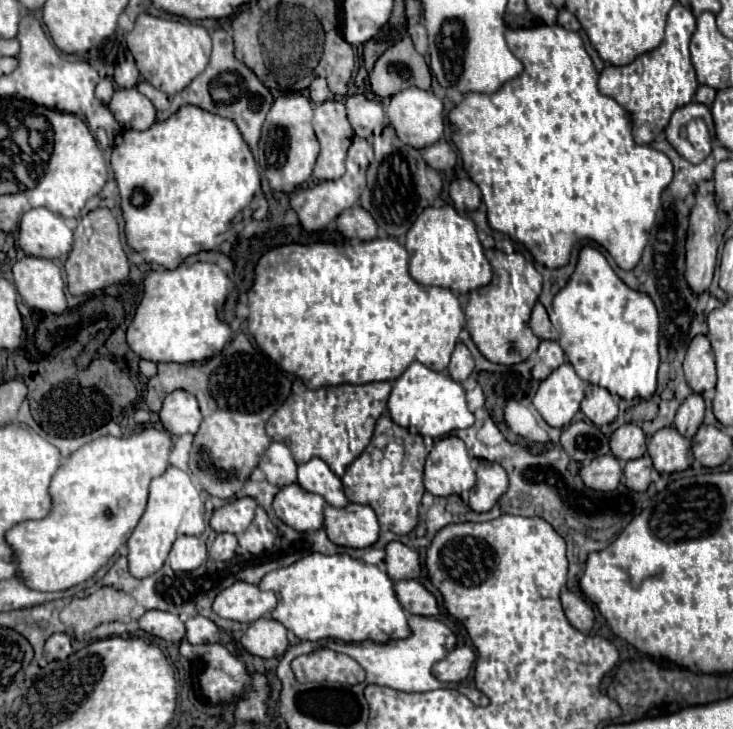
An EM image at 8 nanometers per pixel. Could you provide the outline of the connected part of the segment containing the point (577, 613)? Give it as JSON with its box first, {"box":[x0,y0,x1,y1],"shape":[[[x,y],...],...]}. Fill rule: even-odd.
{"box":[560,588,594,632],"shape":[[[562,588],[562,592],[560,592],[560,600],[562,600],[562,608],[564,608],[568,622],[580,632],[590,632],[590,628],[594,624],[592,608],[582,598],[578,598],[576,594],[572,594],[566,588]]]}

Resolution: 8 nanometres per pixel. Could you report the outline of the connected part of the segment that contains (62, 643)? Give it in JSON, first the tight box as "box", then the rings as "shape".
{"box":[44,634,72,660],"shape":[[[52,634],[46,640],[46,648],[44,648],[46,660],[64,660],[70,656],[70,652],[72,652],[72,646],[70,646],[68,634]]]}

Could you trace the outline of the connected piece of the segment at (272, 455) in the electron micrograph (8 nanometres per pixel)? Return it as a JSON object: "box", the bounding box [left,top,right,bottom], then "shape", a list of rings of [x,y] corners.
{"box":[258,442,296,488],"shape":[[[272,442],[270,448],[262,454],[258,466],[266,474],[268,482],[278,488],[296,482],[296,462],[292,458],[290,448],[282,442]]]}

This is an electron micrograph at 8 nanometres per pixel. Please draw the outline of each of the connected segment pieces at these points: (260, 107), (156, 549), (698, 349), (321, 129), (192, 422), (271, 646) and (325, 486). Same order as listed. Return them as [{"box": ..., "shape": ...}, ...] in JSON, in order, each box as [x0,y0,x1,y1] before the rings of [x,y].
[{"box":[136,28,274,148],"shape":[[[216,28],[214,34],[212,34],[212,44],[214,44],[214,48],[212,48],[212,56],[210,56],[210,62],[208,62],[206,70],[200,76],[196,76],[180,94],[168,96],[164,92],[156,90],[152,84],[148,84],[144,80],[136,88],[154,104],[156,122],[162,122],[162,120],[170,118],[180,106],[194,104],[194,106],[200,106],[200,108],[212,112],[212,114],[234,120],[236,126],[240,128],[246,144],[250,148],[258,148],[262,124],[264,124],[264,118],[266,118],[268,110],[272,108],[274,98],[272,98],[270,90],[260,82],[260,78],[244,62],[236,60],[234,40],[232,40],[230,32],[226,32],[224,28]]]},{"box":[128,466,204,578],"shape":[[[170,466],[162,476],[152,480],[146,512],[142,514],[136,530],[128,538],[128,562],[130,562],[132,576],[144,578],[160,570],[174,540],[180,534],[200,536],[202,532],[204,532],[202,490],[192,482],[192,476],[186,470]]]},{"box":[684,336,716,392],"shape":[[[696,336],[686,352],[684,360],[684,374],[688,386],[696,392],[708,392],[716,386],[716,370],[714,370],[714,354],[710,340],[706,336]]]},{"box":[314,100,354,180],"shape":[[[326,100],[314,110],[314,132],[320,142],[320,156],[314,168],[318,180],[338,180],[344,176],[346,152],[352,144],[354,130],[346,118],[340,100]]]},{"box":[160,390,202,436],"shape":[[[176,390],[166,396],[164,406],[160,410],[160,422],[170,434],[174,436],[196,434],[200,428],[200,420],[202,418],[200,418],[198,402],[192,394],[184,390]]]},{"box":[242,618,288,658],"shape":[[[258,618],[248,626],[242,636],[242,646],[260,658],[282,658],[288,648],[288,630],[272,620],[272,618]]]},{"box":[298,458,348,508],"shape":[[[312,458],[298,466],[298,484],[308,492],[320,494],[334,508],[344,508],[348,504],[342,480],[320,458]]]}]

